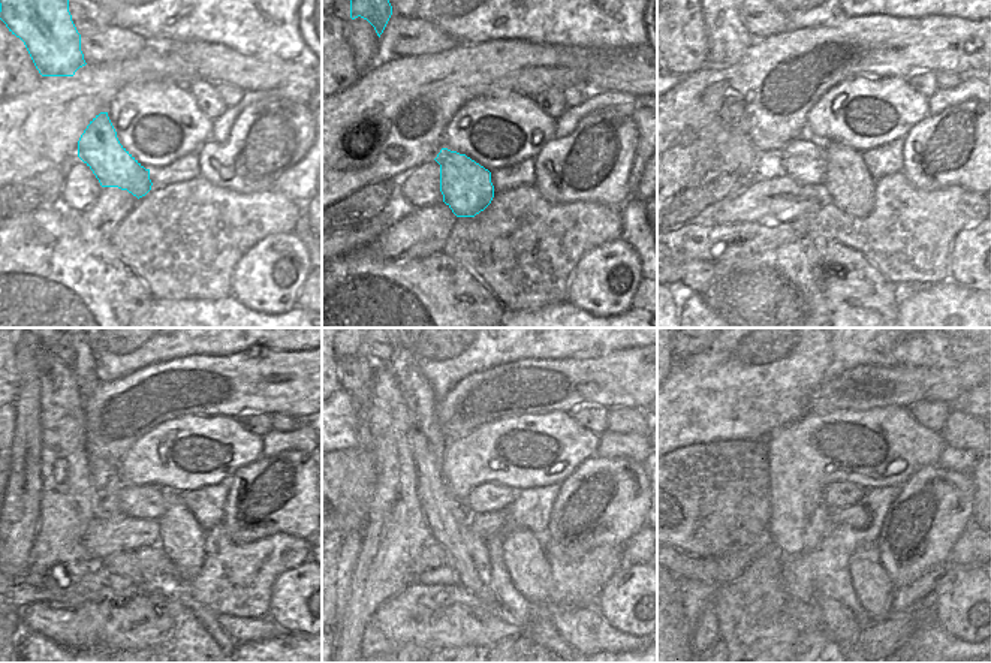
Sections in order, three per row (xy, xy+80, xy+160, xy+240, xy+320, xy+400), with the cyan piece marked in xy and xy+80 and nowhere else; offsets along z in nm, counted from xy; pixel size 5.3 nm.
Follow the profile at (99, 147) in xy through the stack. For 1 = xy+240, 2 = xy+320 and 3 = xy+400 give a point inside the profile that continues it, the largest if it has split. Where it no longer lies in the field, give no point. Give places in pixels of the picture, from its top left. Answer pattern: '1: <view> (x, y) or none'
1: xy+240 (180, 536)
2: xy+320 (524, 557)
3: xy+400 (871, 585)

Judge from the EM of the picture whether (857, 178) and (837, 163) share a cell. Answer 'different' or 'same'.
same

